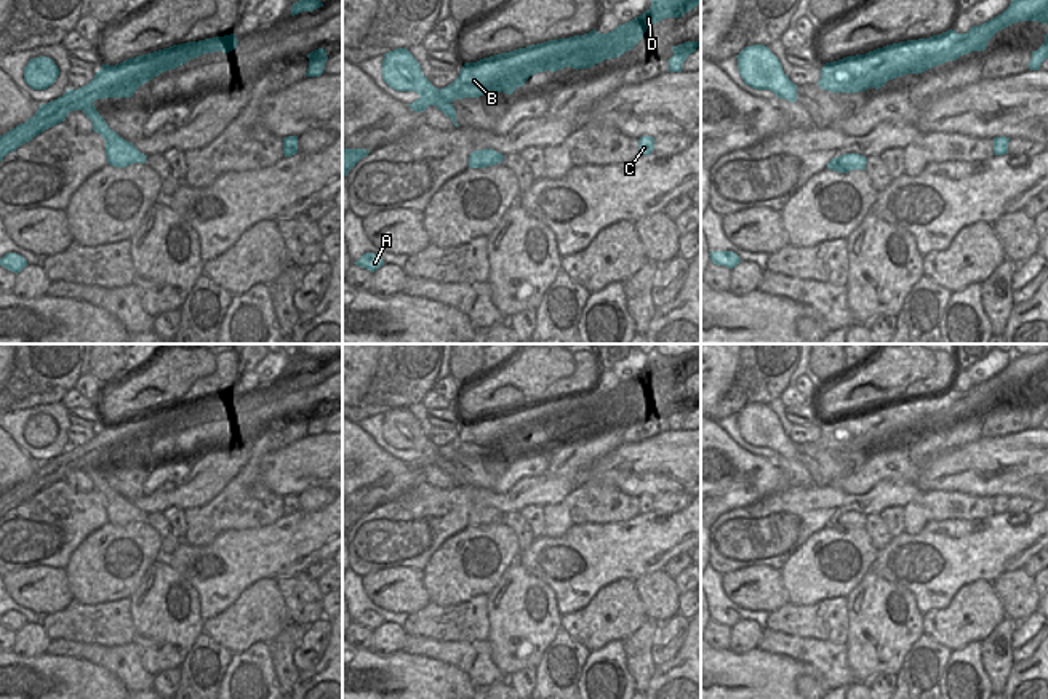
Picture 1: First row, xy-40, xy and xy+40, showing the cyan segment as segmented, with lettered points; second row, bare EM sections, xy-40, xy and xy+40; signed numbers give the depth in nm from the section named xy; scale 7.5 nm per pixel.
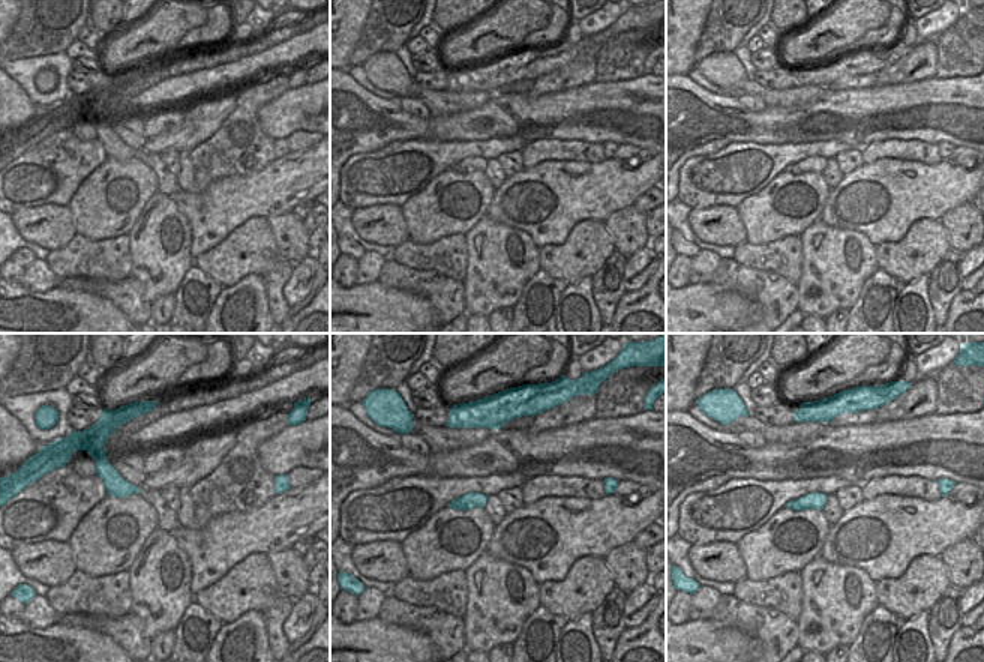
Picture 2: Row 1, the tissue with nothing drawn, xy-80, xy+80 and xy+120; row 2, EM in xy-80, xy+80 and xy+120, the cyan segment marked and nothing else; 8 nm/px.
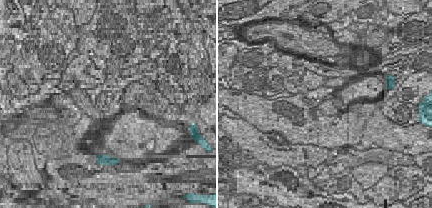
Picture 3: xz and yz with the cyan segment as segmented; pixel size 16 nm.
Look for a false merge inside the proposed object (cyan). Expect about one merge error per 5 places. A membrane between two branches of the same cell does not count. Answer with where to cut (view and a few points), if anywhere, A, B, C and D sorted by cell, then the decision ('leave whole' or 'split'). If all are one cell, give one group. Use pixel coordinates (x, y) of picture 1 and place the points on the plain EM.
cut in xy along (448, 459), (436, 463); A C / B D; split

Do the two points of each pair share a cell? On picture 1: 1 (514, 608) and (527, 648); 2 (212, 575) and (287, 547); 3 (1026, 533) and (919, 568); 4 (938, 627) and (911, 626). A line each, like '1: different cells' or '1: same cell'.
1: same cell
2: same cell
3: same cell
4: different cells

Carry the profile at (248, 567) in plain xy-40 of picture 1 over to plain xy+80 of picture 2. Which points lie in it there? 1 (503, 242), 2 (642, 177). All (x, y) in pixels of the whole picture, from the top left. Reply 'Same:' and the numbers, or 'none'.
Same: 2

